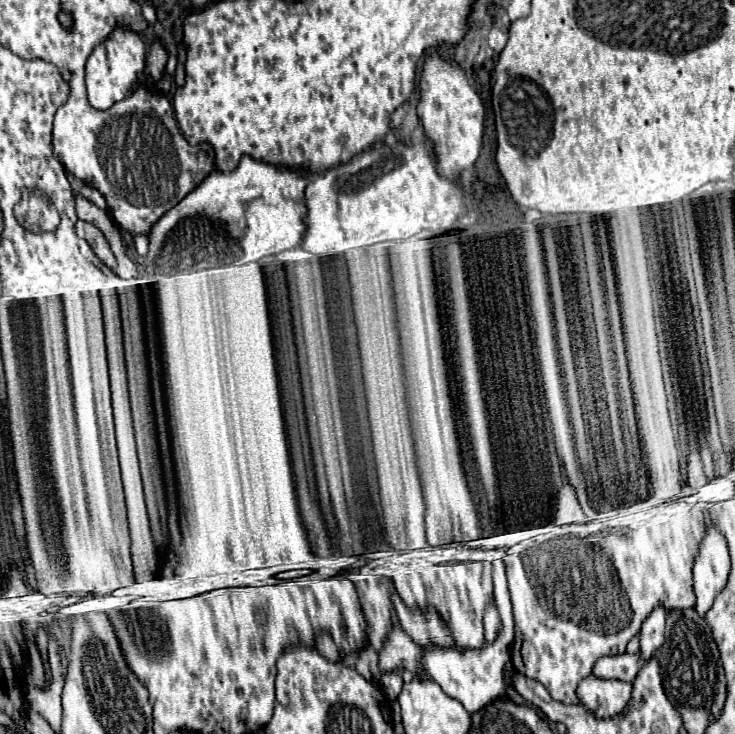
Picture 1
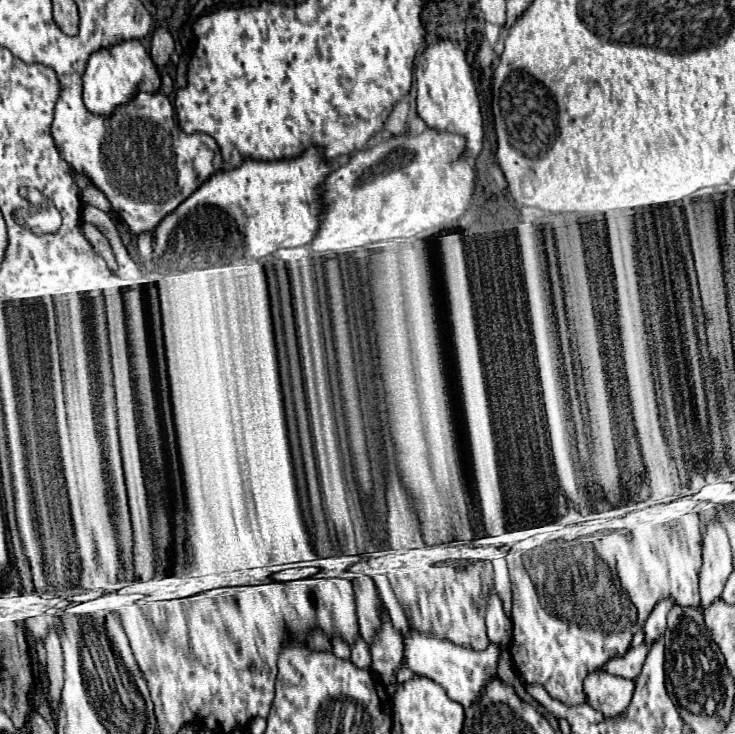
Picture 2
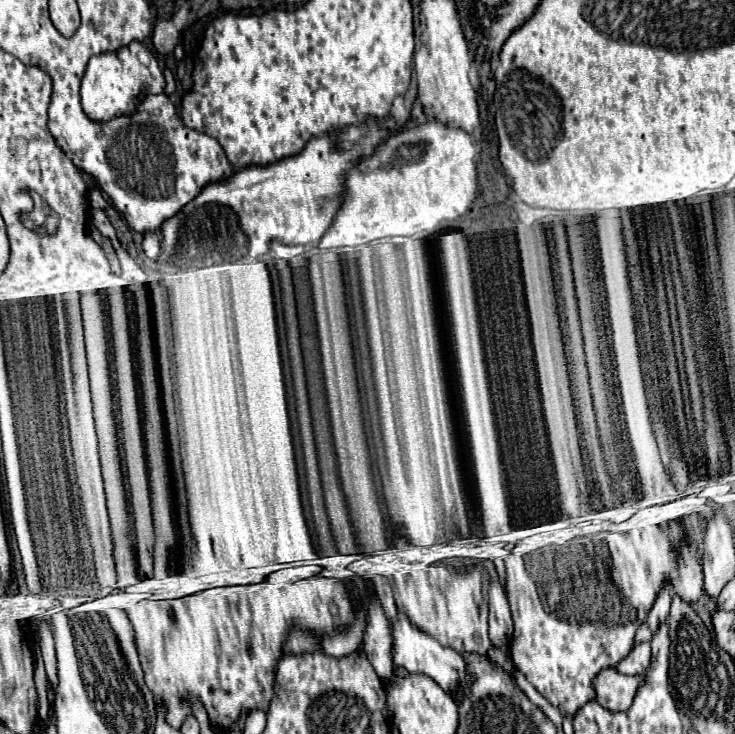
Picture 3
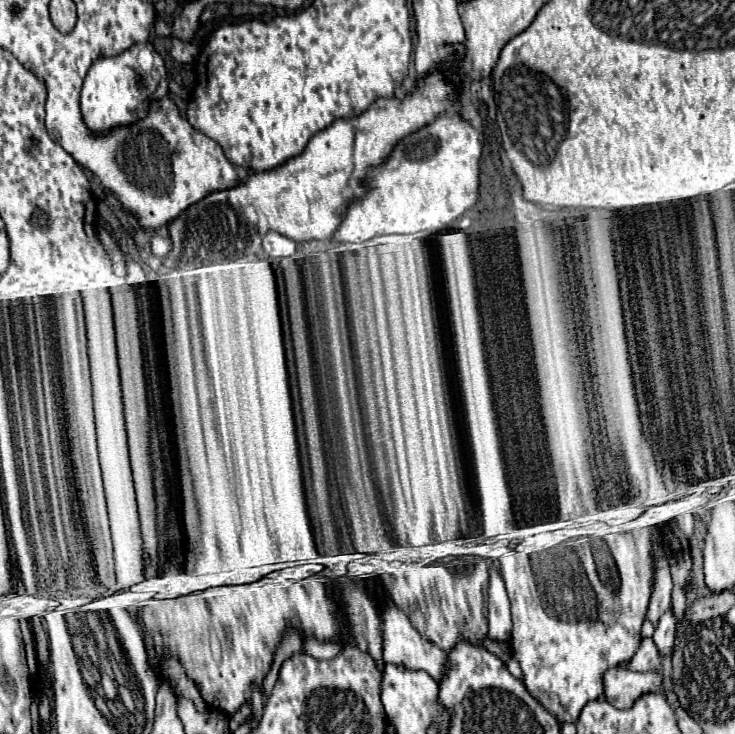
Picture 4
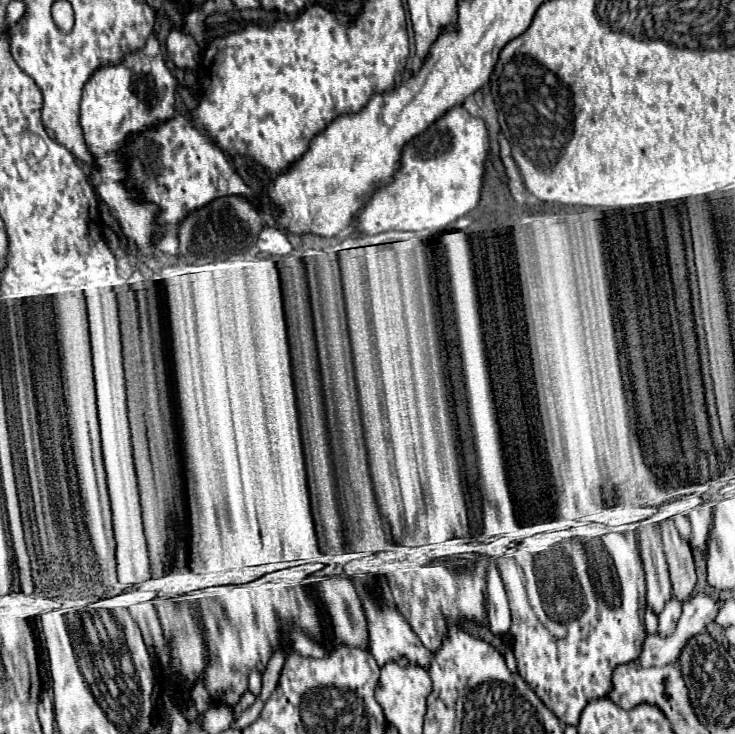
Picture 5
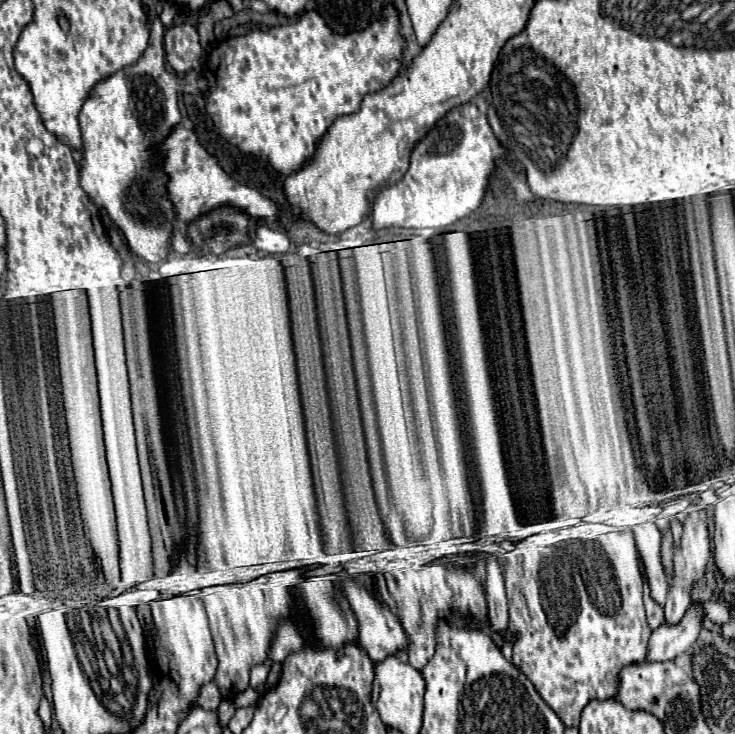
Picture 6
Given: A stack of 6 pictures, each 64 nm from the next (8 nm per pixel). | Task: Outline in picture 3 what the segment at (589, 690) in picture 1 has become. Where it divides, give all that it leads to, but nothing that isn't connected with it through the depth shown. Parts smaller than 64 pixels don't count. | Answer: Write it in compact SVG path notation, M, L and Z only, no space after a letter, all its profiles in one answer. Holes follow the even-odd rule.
M606 668L596 676L596 700L604 708L612 708L612 712L628 710L644 680L644 676L628 676L616 668Z

